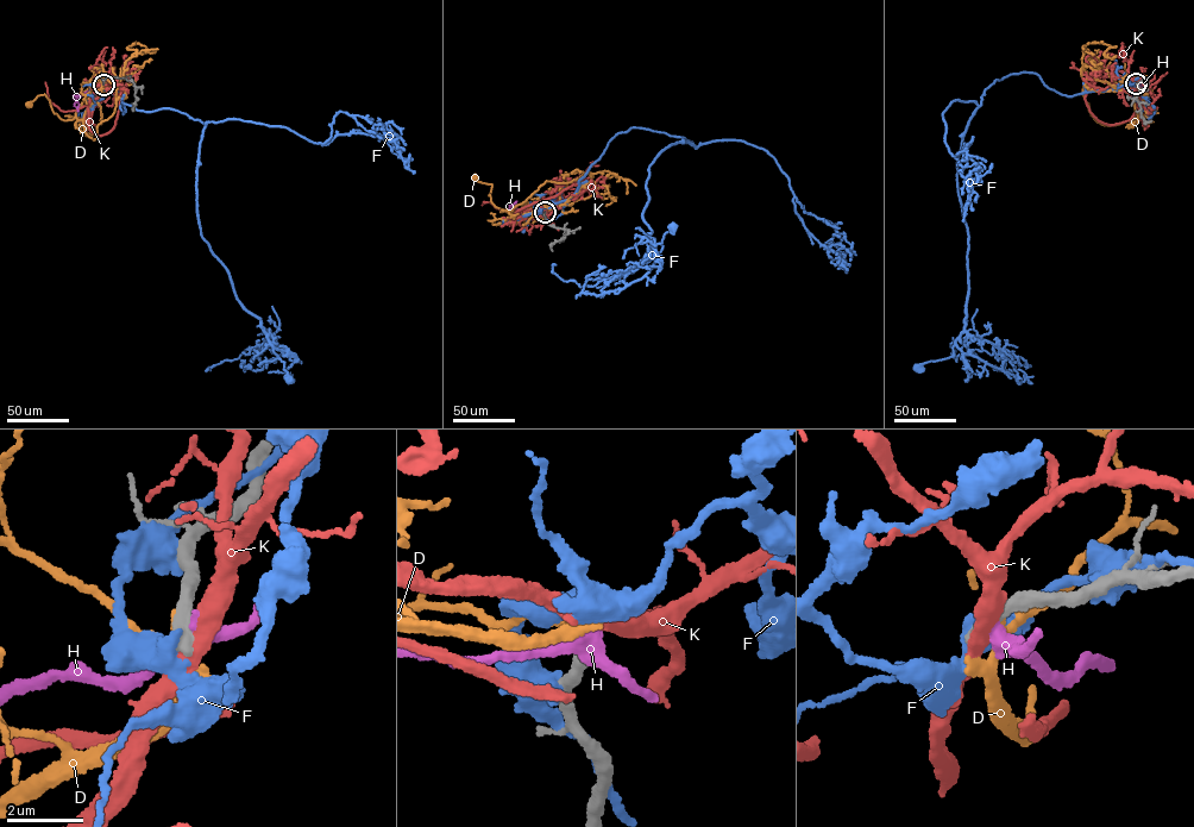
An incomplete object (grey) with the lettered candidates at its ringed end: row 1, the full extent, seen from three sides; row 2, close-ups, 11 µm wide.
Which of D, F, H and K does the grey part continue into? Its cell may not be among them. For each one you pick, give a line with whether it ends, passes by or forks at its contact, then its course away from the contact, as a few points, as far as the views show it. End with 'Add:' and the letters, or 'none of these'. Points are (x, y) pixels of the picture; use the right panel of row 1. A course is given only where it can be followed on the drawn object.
Add: none of these

